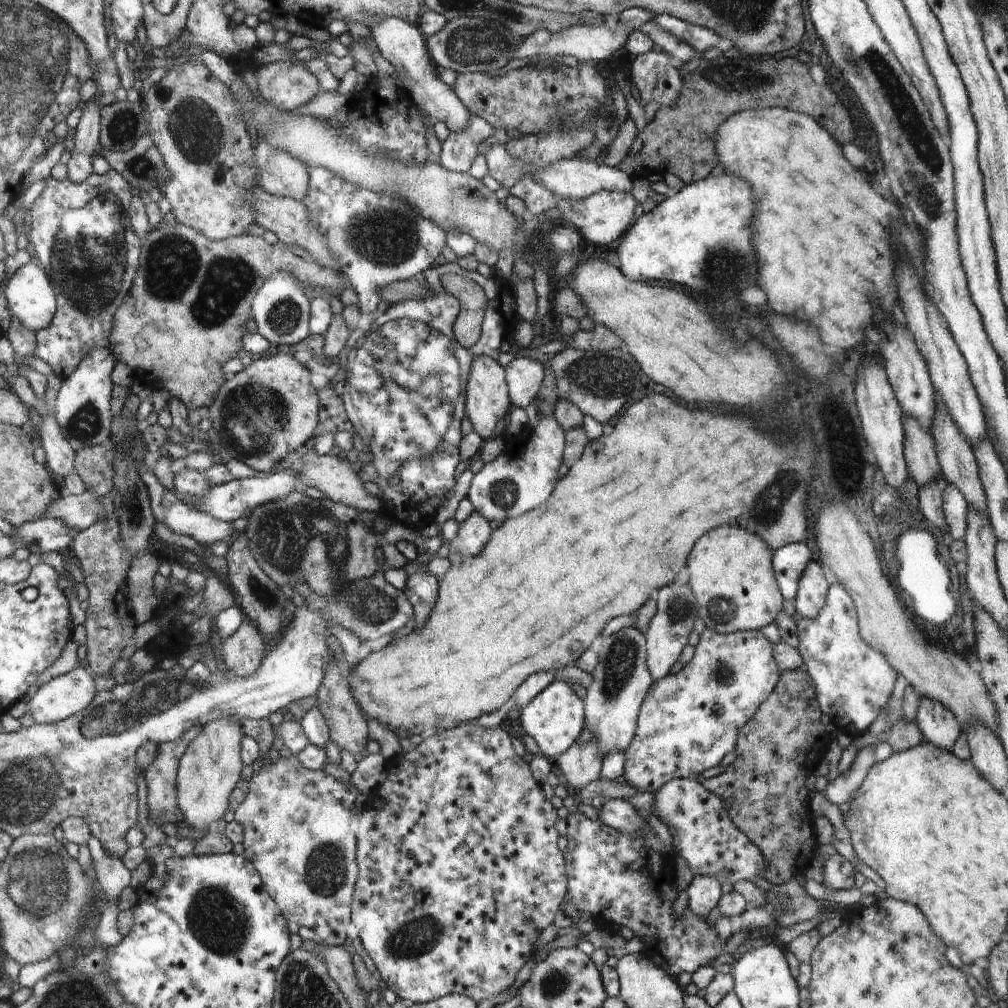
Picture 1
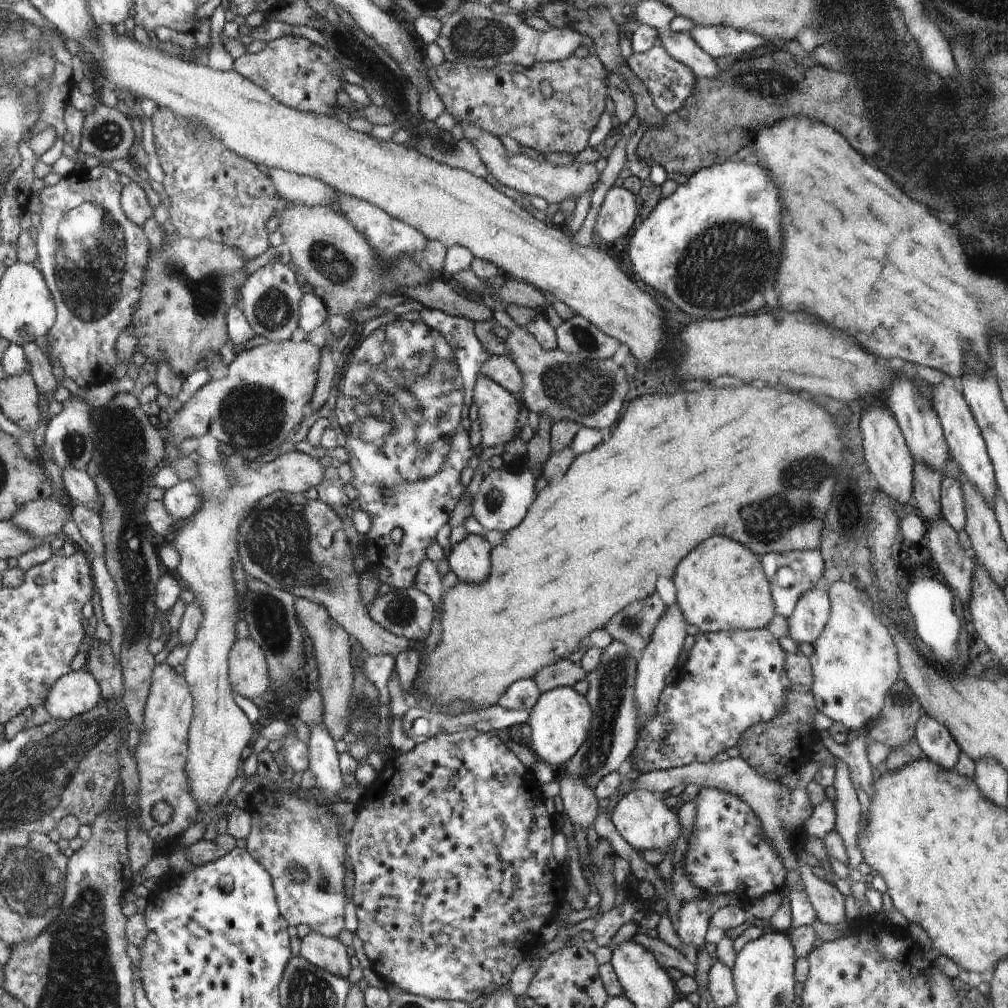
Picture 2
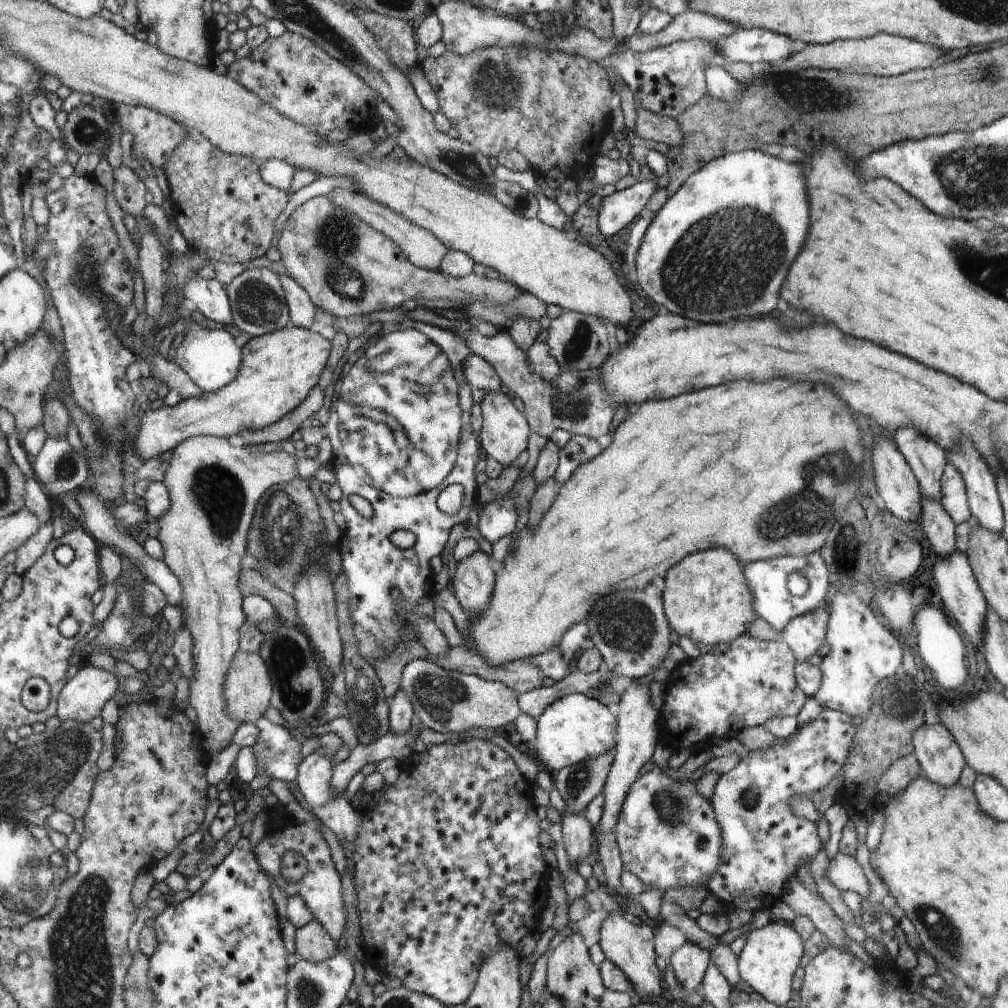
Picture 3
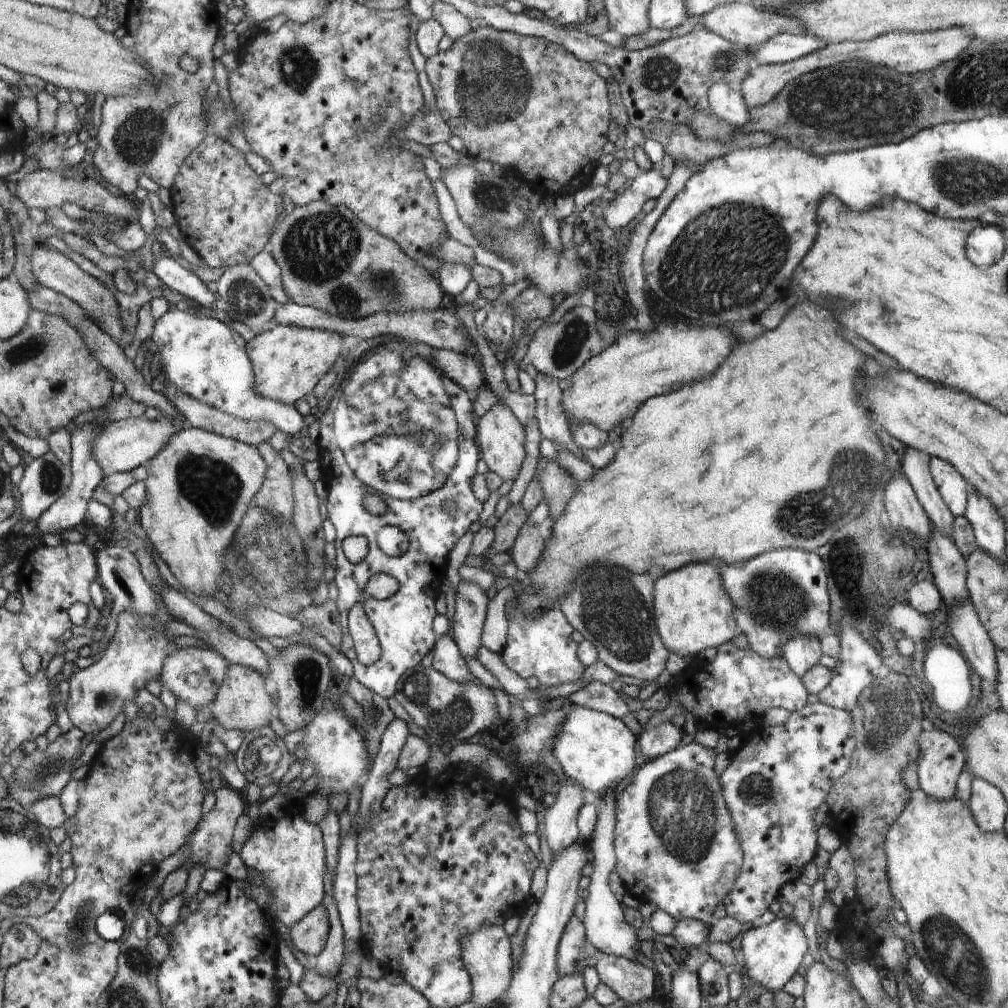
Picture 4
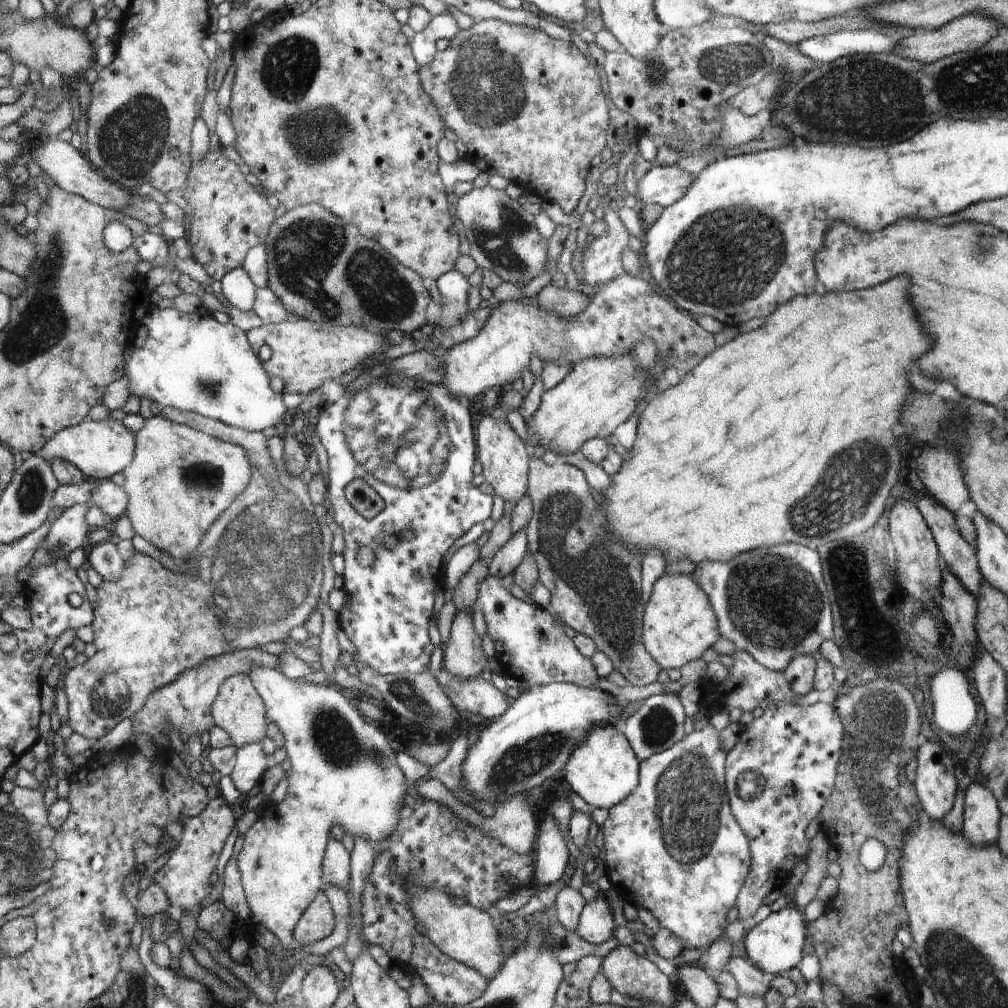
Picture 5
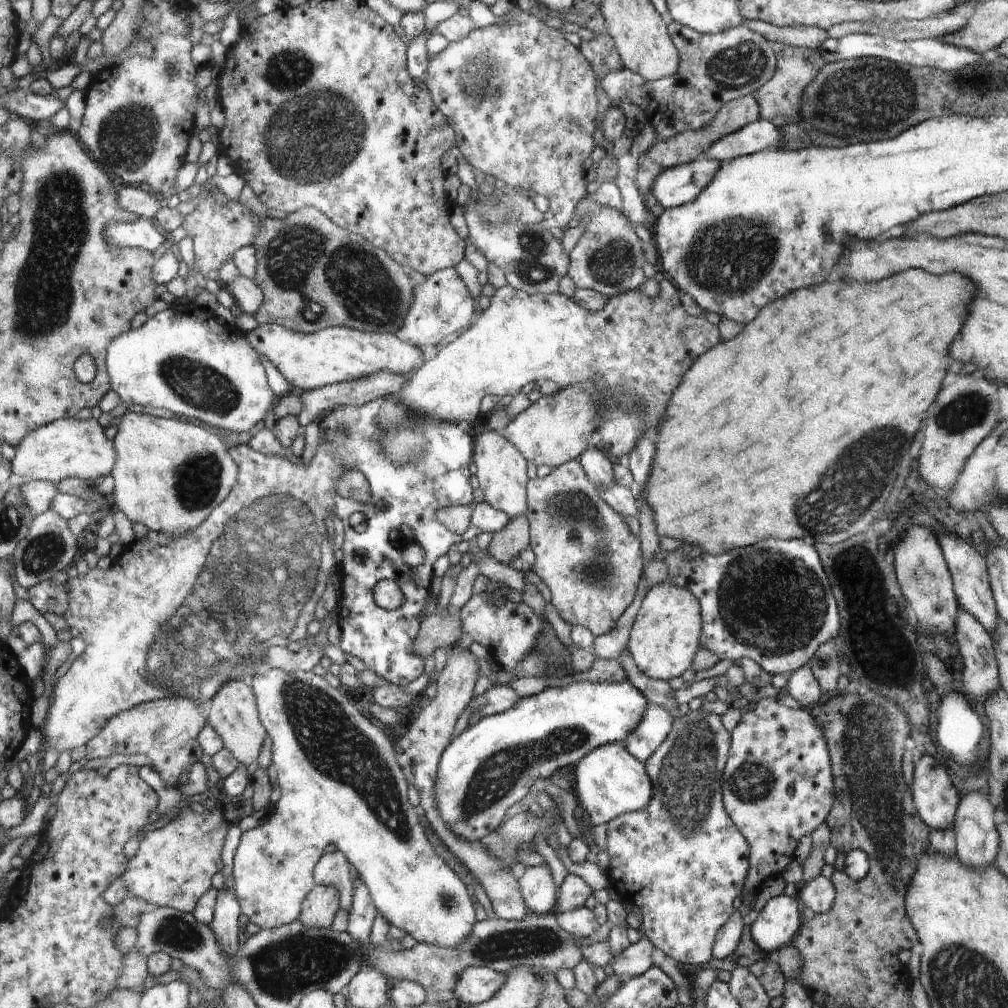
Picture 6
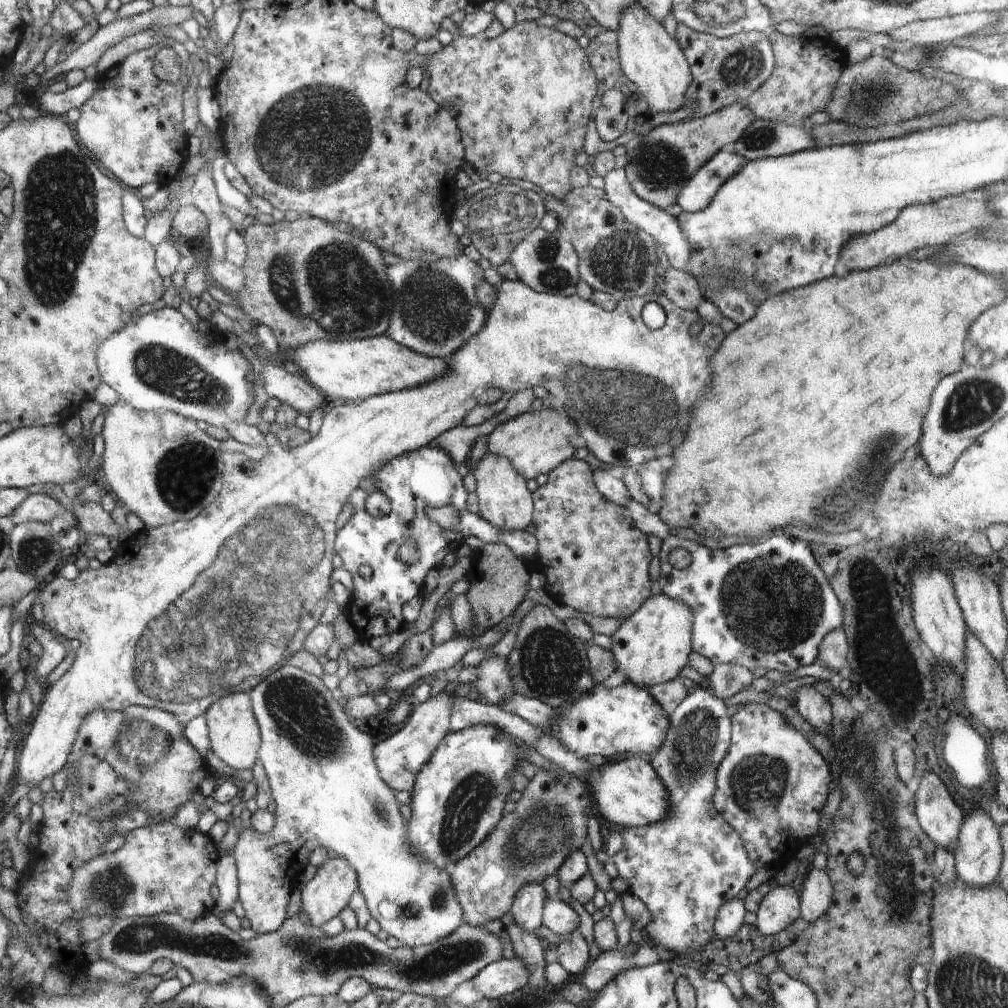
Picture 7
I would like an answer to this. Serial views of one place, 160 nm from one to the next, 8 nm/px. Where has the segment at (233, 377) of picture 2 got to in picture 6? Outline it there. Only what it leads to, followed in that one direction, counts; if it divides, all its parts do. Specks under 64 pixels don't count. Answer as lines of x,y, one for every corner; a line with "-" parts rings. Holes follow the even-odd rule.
262,324
256,330
247,333
247,339
260,354
264,354
282,373
293,391
302,392
320,389
340,382
350,382
374,377
375,374
392,372
392,374
408,374
419,365
423,356
422,350
414,345
402,342
394,333
368,333
352,330
347,327
327,327
312,334
302,334
296,330
288,330
280,324
-
72,417
52,422
51,425
40,426
16,446
16,454
12,462
12,470
20,481
38,480
58,483
68,478
92,480
109,476
118,461
115,444
106,438
107,422
89,419
74,420

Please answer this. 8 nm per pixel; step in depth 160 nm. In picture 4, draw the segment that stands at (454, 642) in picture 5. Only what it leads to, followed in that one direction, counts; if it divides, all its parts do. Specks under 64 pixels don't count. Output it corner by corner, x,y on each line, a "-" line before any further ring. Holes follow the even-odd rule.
460,580
456,591
456,614
452,626
453,639
460,654
476,658
476,650
483,645
482,633
486,625
488,592
474,582

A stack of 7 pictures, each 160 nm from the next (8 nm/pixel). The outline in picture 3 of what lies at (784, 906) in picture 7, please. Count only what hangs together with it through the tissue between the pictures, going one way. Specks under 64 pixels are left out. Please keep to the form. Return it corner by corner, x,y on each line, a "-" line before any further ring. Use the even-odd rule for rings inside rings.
776,919
758,930
751,930
746,944
738,956
738,970
742,984
748,984
762,998
778,1006
792,998
792,974
798,969
802,958
802,936
793,926
780,924

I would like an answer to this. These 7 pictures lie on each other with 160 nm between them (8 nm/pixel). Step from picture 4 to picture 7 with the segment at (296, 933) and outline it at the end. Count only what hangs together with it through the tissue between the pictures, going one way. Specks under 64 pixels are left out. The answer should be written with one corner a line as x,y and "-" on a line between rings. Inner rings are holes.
342,856
334,859
326,859
324,864
317,868
316,875
305,887
300,889
302,893
302,908
308,914
310,922
314,927
327,925
329,921
339,917
344,908
350,904
351,898
359,888
359,875
350,863

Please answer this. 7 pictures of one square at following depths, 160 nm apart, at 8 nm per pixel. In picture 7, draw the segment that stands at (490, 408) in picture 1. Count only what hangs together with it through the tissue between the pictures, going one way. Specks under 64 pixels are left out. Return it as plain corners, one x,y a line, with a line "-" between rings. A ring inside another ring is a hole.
486,453
472,471
476,479
476,496
480,504
480,516
500,530
522,531
532,520
532,498
526,488
526,480
515,470
508,458

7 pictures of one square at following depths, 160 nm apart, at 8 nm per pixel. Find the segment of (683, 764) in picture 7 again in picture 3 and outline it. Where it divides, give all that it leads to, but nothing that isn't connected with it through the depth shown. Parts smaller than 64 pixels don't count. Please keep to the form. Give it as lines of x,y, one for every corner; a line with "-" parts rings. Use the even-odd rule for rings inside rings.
654,768
654,770
640,775
631,786
631,789
628,791
627,798
623,804
623,812
619,818
619,822
616,826
616,842
620,845
620,850
623,852
624,866
628,872
632,872
634,876
641,878
646,884
650,884
652,889
662,889
663,891
668,890
669,888
677,887
678,885
690,886
690,885
702,885
703,887
708,888
708,882
710,878
716,876
718,868
722,866
723,862
723,838
722,838
722,828
719,825
719,822
716,818
715,811
713,810
712,802
708,799
702,798
697,794
695,789
695,783
690,782
690,776
685,781
680,782
680,780
672,780
664,770
660,771
659,769

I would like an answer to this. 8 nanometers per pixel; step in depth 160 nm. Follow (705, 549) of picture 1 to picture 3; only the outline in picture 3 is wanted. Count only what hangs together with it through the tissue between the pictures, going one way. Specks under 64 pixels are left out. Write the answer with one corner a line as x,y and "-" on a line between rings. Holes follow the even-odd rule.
726,548
716,550
702,550
700,554
692,554
692,558
684,558
672,574
666,576
664,588
664,610
668,622
679,636
688,636
692,642
705,642
710,646
731,643
741,634
747,632
753,620
756,619
755,599
751,593
750,583
743,573
743,564

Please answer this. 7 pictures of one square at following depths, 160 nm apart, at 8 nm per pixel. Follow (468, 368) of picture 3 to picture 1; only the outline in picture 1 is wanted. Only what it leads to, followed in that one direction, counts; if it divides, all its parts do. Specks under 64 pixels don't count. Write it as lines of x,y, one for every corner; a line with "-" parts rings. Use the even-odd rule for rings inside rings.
517,356
507,365
507,384
511,387
511,400
514,408
525,408
537,398
545,378
545,368
537,361

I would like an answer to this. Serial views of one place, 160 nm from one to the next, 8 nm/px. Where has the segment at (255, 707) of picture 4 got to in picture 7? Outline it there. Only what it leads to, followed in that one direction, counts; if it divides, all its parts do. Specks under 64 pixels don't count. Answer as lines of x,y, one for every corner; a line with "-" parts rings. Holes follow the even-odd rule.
241,691
240,694
228,694
227,697
220,698
204,716
207,719
210,750
214,755
234,770
252,768
254,762
259,760
258,748
262,732
259,730
248,692

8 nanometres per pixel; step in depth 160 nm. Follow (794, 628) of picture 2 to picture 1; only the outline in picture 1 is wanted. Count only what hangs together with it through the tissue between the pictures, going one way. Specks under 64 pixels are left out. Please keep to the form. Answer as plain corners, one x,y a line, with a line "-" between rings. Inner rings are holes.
818,560
808,564
799,582
798,596
794,602
797,613
801,617
816,618
825,605
829,585
824,577
824,571

